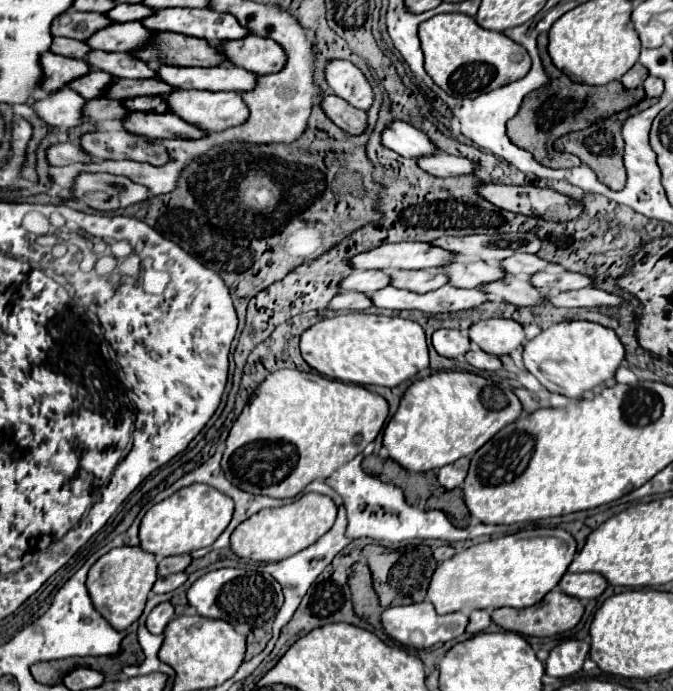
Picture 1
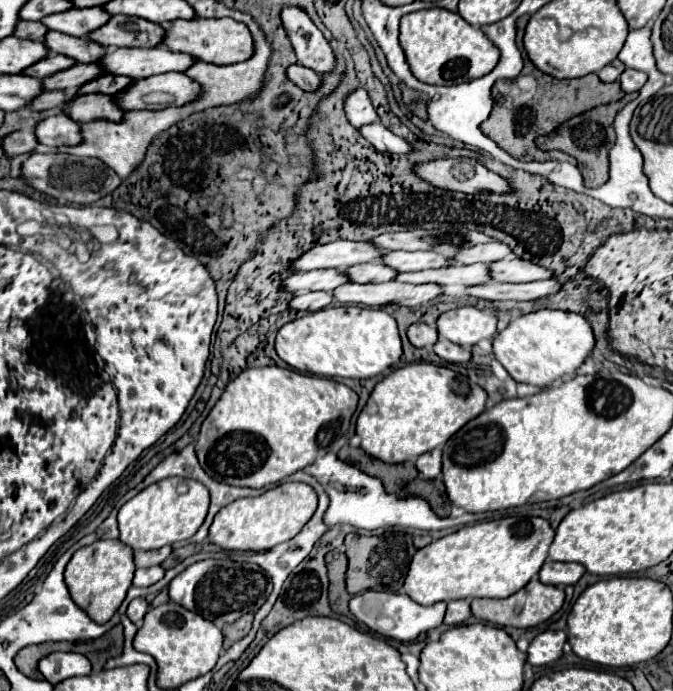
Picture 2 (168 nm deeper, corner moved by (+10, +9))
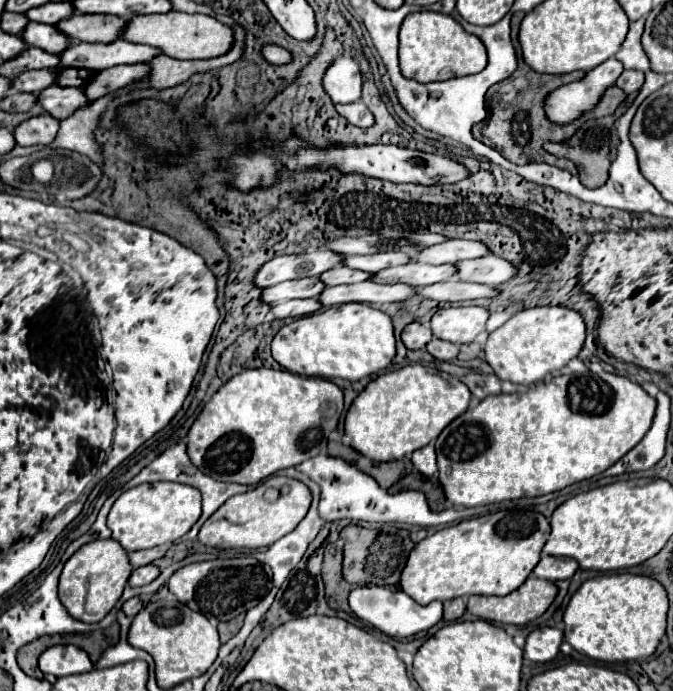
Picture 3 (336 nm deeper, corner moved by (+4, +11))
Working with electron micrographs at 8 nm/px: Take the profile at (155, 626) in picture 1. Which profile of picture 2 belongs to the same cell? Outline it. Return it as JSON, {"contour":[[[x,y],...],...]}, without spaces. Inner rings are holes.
{"contour":[[[134,599],[134,601],[130,601],[130,605],[128,605],[128,609],[126,609],[126,615],[128,615],[128,619],[130,619],[134,625],[140,627],[146,609],[148,609],[148,603],[146,603],[144,599]]]}

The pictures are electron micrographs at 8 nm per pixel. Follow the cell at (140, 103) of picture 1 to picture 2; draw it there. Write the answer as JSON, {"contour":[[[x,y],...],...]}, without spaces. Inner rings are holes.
{"contour":[[[100,75],[100,79],[92,79],[92,81],[84,83],[84,87],[78,89],[78,95],[84,95],[84,93],[114,95],[114,93],[126,89],[130,83],[132,83],[132,79],[124,77],[124,75]]]}

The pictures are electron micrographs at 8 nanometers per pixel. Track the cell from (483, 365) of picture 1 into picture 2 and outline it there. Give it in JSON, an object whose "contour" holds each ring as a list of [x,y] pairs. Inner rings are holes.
{"contour":[[[438,339],[432,349],[440,359],[444,359],[448,363],[466,363],[466,361],[470,361],[470,349],[462,349],[460,345],[456,345],[448,339]]]}

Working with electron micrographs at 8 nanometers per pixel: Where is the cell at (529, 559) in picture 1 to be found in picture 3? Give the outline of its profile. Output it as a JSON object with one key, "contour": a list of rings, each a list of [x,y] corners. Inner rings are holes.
{"contour":[[[520,509],[520,511],[498,511],[476,519],[460,521],[452,527],[446,527],[442,531],[436,531],[434,535],[422,539],[412,549],[406,567],[400,577],[400,587],[404,593],[408,593],[414,601],[426,605],[436,599],[456,599],[456,597],[469,597],[472,595],[506,596],[516,591],[532,573],[532,569],[540,561],[540,553],[546,545],[546,539],[550,535],[550,523],[548,519],[532,509]]]}

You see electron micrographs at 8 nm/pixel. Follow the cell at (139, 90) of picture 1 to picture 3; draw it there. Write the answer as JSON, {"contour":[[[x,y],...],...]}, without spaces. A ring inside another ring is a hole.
{"contour":[[[56,67],[56,69],[40,69],[40,71],[30,71],[30,73],[22,73],[22,77],[14,79],[14,89],[18,91],[28,91],[28,93],[40,93],[46,87],[54,85],[58,79],[58,71],[64,67]]]}

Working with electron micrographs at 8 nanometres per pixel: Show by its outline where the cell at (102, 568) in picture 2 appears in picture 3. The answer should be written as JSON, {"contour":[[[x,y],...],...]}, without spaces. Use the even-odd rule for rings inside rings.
{"contour":[[[106,539],[86,543],[64,565],[58,589],[60,599],[66,603],[66,609],[74,619],[80,619],[84,623],[98,623],[118,603],[130,575],[132,565],[128,561],[128,553],[122,549],[122,545],[118,545],[118,541]]]}

